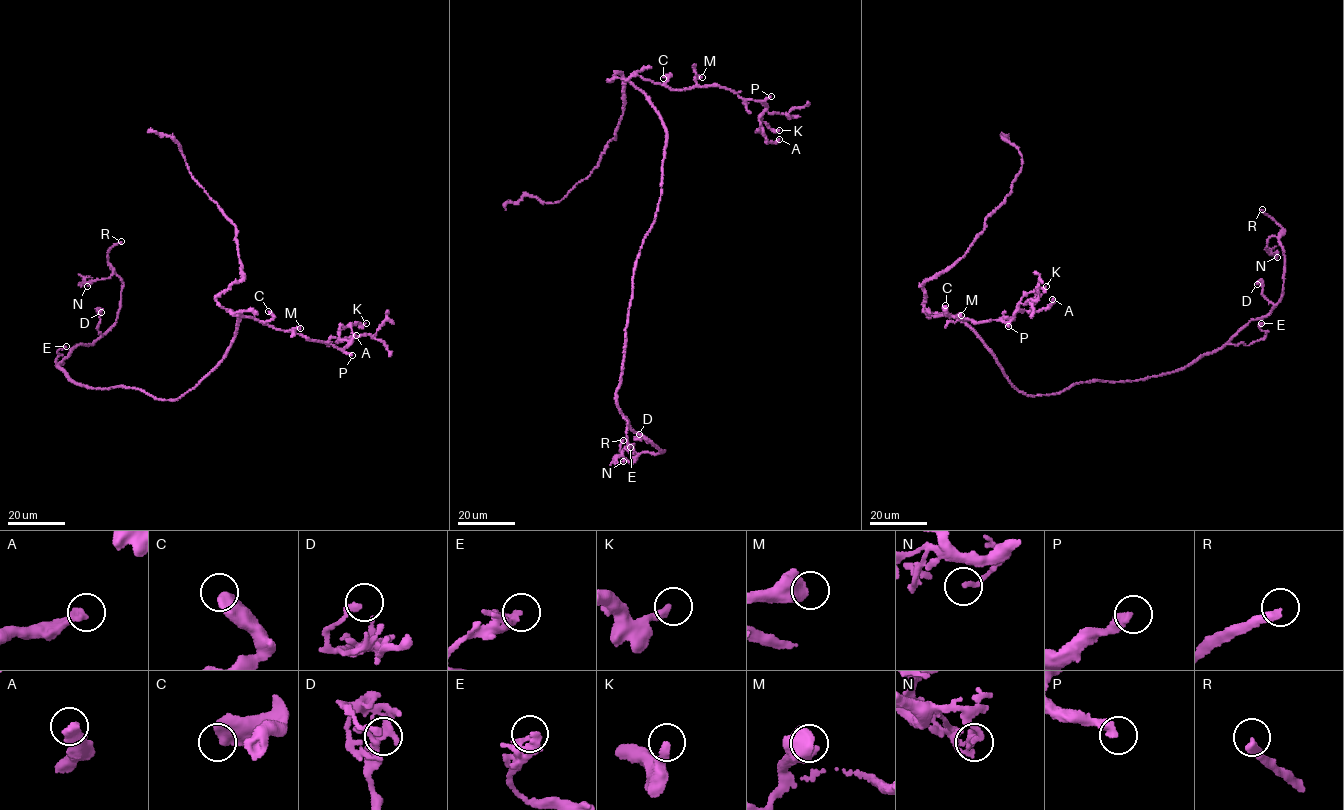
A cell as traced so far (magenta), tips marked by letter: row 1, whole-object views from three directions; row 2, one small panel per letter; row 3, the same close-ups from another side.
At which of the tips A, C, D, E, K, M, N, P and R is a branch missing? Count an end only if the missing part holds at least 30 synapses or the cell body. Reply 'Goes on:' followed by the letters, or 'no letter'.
Goes on: P, R

